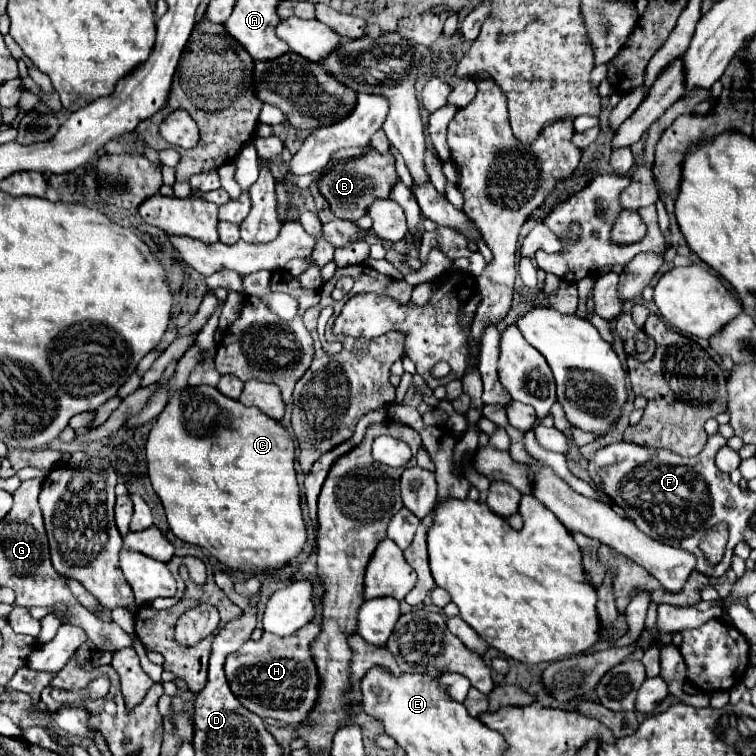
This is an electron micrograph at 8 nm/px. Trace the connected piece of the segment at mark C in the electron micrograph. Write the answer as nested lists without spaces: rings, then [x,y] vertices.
[[[199,385],[199,387],[183,387],[175,391],[163,409],[163,413],[155,419],[147,443],[145,443],[145,453],[147,453],[147,475],[151,479],[153,491],[165,505],[165,515],[169,521],[171,531],[185,543],[197,545],[207,549],[217,561],[231,569],[241,569],[247,573],[257,573],[257,571],[267,571],[267,569],[277,569],[285,565],[289,559],[297,557],[307,541],[307,527],[303,521],[303,511],[301,511],[301,501],[299,501],[299,485],[297,485],[297,475],[295,475],[295,443],[289,437],[287,429],[281,423],[275,423],[273,419],[267,419],[263,411],[257,407],[245,407],[239,401],[233,401],[219,393],[211,385]]]

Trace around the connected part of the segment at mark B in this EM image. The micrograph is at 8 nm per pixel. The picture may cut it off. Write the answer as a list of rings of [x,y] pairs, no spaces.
[[[373,149],[357,159],[331,159],[329,169],[321,175],[317,185],[319,185],[319,193],[325,197],[337,219],[357,221],[369,211],[369,201],[389,197],[395,181],[397,181],[397,173],[395,173],[393,153],[391,151],[379,153]]]

